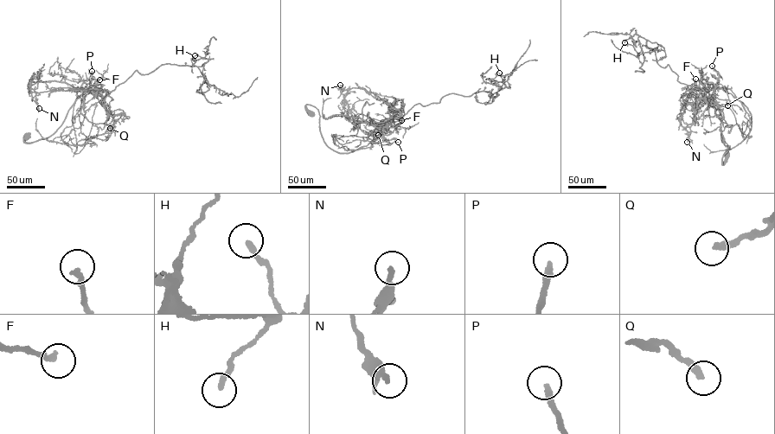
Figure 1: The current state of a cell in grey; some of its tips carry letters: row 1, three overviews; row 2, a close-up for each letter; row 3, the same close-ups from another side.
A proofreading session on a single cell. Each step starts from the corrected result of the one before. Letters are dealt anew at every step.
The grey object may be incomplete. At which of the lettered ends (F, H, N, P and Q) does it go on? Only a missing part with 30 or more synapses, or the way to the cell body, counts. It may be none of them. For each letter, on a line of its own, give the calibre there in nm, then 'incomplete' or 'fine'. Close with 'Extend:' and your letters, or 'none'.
F: 240 nm thick; fine
H: 220 nm thick; fine
N: 220 nm thick; fine
P: 260 nm thick; incomplete
Q: 240 nm thick; fine
Extend: P

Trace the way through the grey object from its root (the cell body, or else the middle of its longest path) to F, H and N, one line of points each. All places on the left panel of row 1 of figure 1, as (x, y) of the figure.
F: (28, 135), (23, 139), (25, 143), (46, 138), (53, 134), (76, 99), (99, 79)
H: (28, 135), (25, 143), (53, 134), (84, 91), (109, 93), (136, 70), (208, 61), (195, 55)
N: (28, 135), (25, 143), (53, 134), (87, 90), (55, 80), (38, 81), (28, 87), (39, 108)

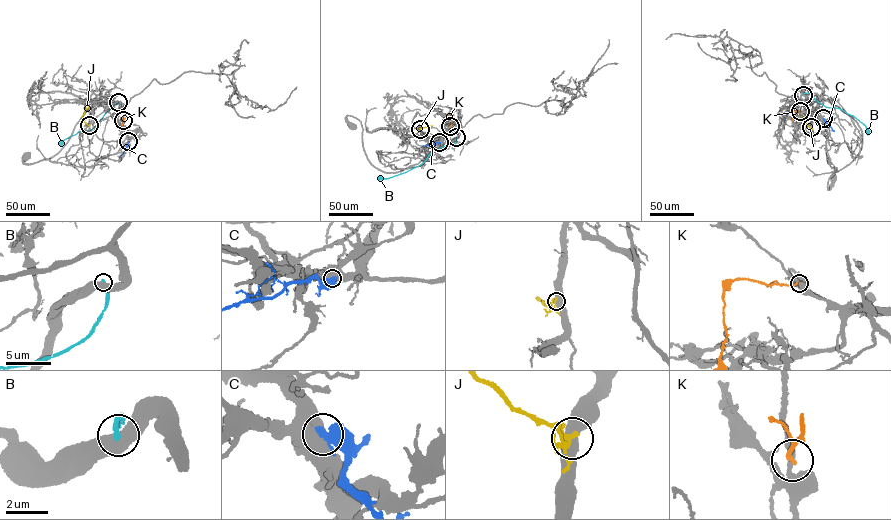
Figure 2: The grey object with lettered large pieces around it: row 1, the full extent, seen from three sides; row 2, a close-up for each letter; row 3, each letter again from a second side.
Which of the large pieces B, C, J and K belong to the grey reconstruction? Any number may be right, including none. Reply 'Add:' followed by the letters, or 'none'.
Add: none

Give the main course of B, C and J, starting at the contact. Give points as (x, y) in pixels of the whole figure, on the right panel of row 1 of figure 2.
B: (803, 95), (808, 93), (822, 105), (853, 116), (866, 126), (868, 134)
C: (823, 118), (834, 131)
J: (811, 127), (799, 114)

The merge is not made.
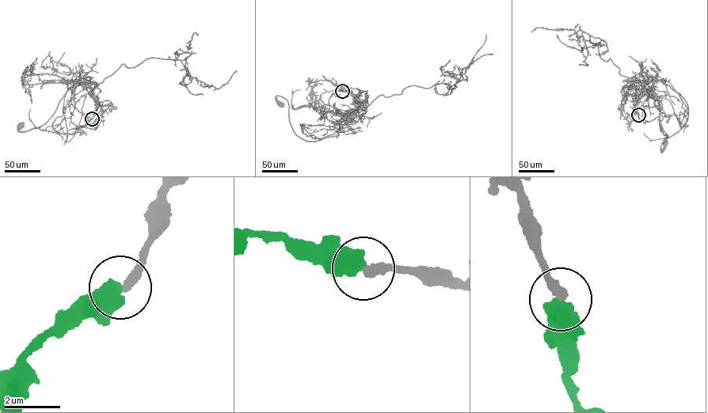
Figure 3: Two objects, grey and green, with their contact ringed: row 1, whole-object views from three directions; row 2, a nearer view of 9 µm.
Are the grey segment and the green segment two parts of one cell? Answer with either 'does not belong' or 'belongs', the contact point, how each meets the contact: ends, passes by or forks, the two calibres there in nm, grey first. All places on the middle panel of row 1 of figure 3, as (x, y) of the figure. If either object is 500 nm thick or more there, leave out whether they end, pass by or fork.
belongs | (342, 91) | 320/650 nm

